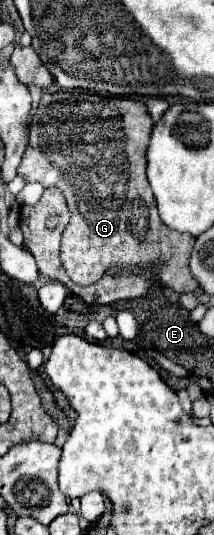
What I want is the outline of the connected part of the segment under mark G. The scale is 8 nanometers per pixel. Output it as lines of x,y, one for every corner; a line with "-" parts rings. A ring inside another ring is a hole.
60,90
54,94
46,92
32,116
28,126
30,138
18,166
18,176
26,182
40,182
42,186
56,186
62,190
70,210
70,222
62,232
60,260
66,274
76,284
98,282
110,266
140,266
154,268
160,280
176,292
198,290
198,280
188,268
196,238
190,234
178,234
162,224
156,200
146,180
144,152
152,126
154,122
144,102
86,94
80,90

